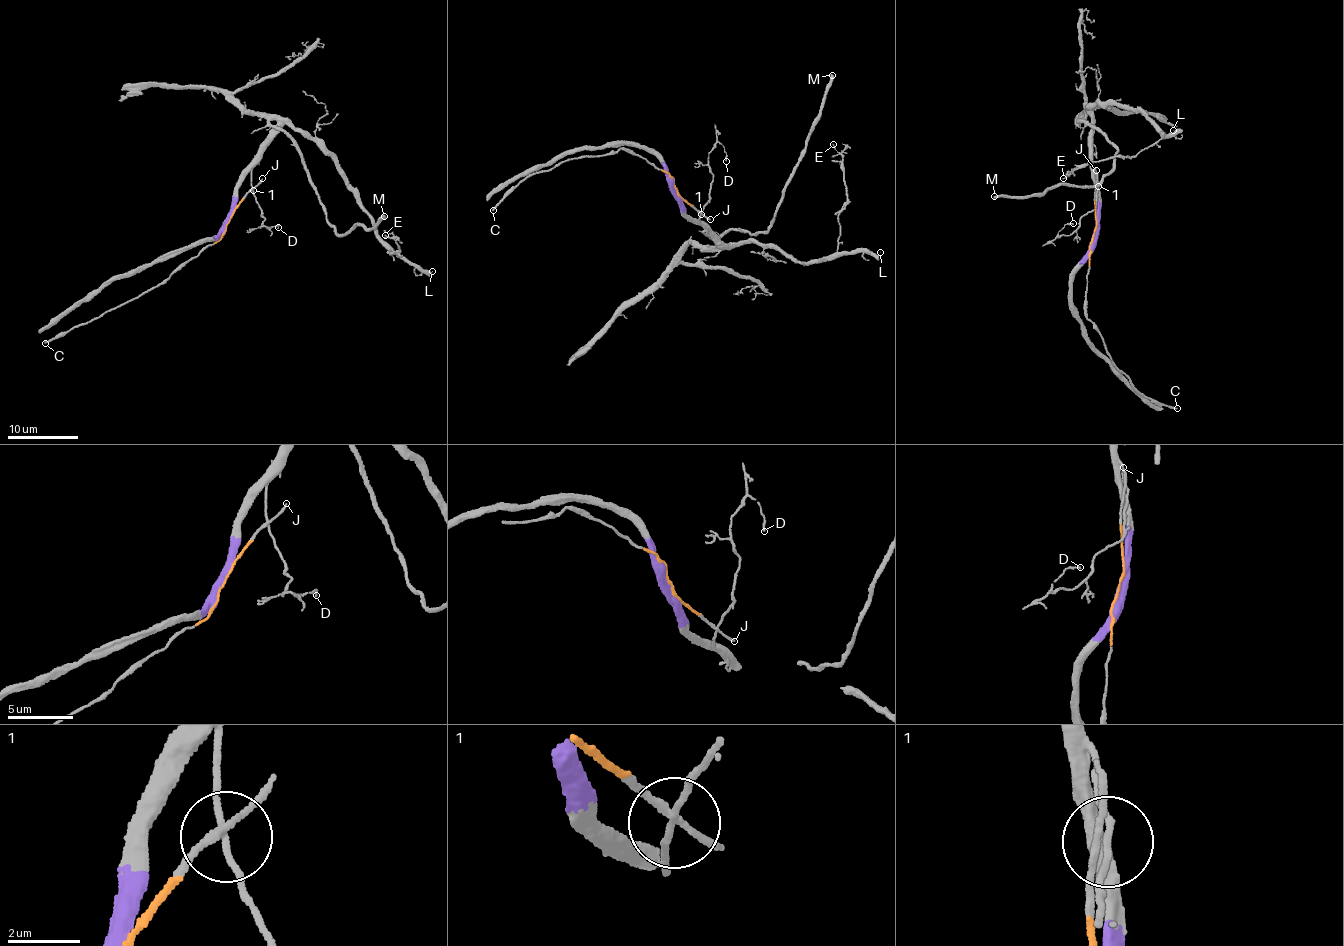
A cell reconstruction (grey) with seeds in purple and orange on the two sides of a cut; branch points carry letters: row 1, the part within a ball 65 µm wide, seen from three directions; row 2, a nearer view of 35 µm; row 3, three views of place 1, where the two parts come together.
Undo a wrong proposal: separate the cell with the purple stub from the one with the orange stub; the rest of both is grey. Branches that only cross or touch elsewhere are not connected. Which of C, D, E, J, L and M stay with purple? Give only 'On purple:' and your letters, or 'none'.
On purple: D, E, L, M

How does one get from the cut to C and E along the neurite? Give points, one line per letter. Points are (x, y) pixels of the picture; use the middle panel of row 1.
C: (676, 189), (669, 174), (622, 149), (569, 159), (546, 171), (532, 173), (493, 211)
E: (676, 189), (682, 215), (726, 245), (755, 242), (819, 262), (836, 251), (847, 199), (833, 144)

